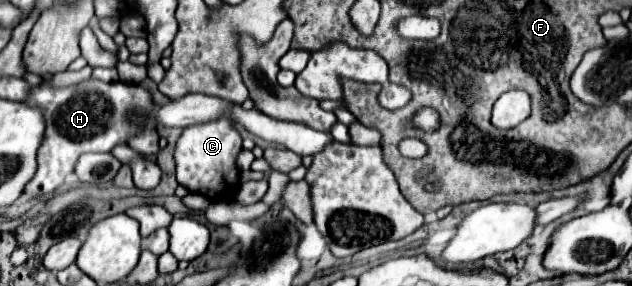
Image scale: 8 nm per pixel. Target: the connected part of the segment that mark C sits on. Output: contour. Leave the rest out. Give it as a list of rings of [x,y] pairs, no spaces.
[[[216,120],[200,126],[184,128],[176,144],[176,178],[178,184],[188,192],[206,196],[208,200],[228,200],[234,202],[240,188],[240,170],[236,166],[236,156],[242,150],[242,138],[230,120]]]

